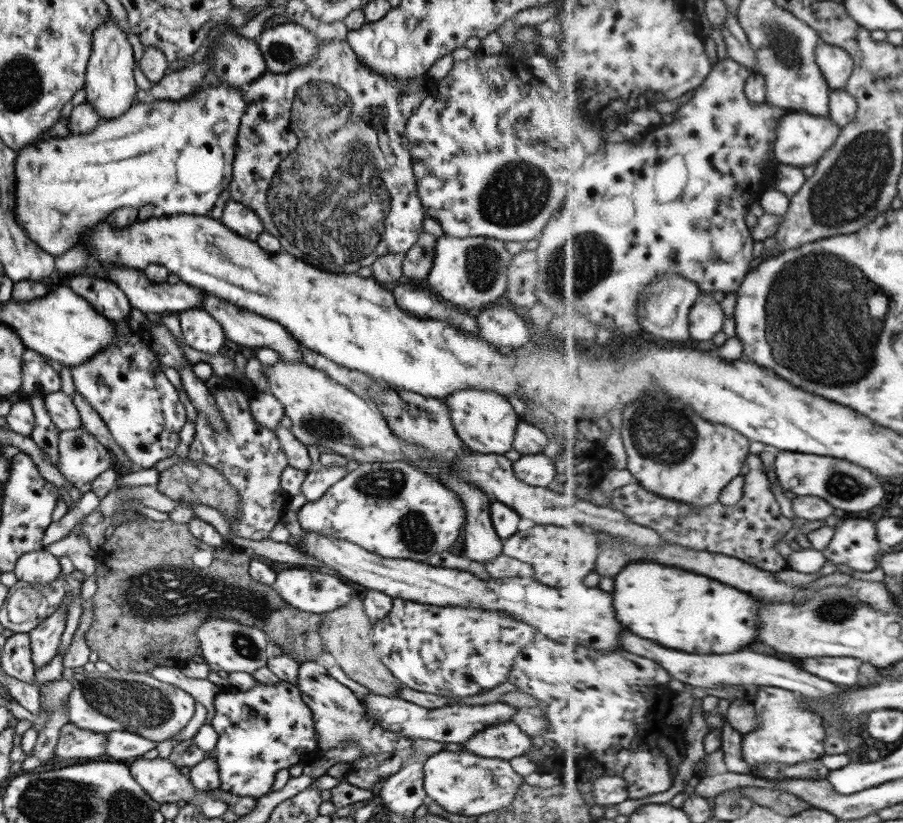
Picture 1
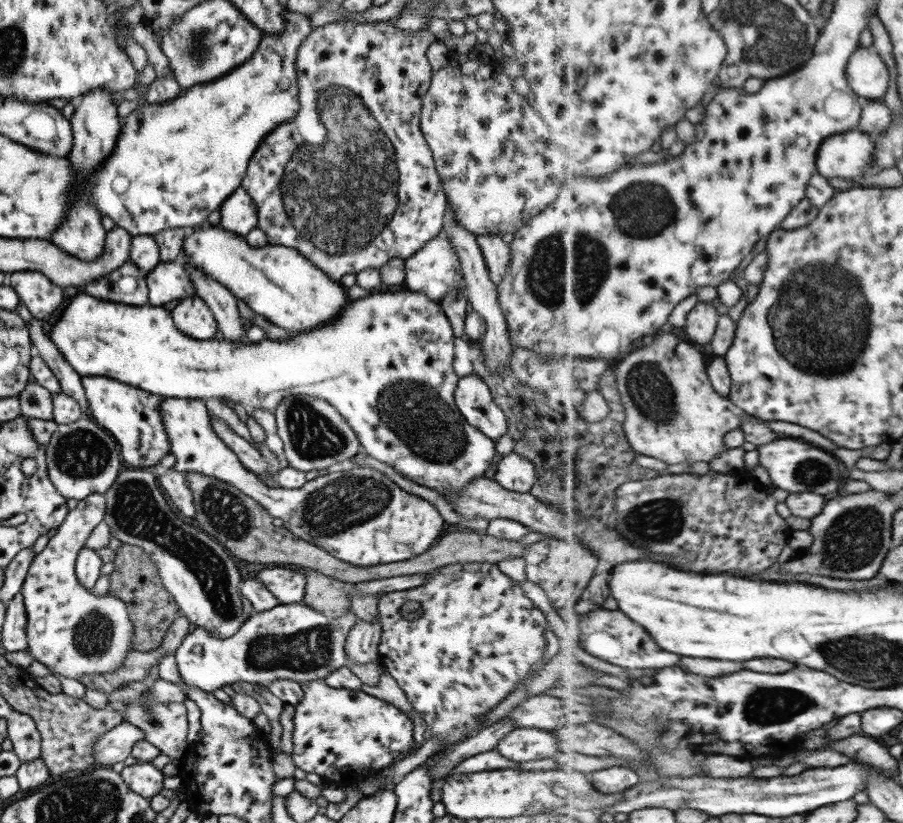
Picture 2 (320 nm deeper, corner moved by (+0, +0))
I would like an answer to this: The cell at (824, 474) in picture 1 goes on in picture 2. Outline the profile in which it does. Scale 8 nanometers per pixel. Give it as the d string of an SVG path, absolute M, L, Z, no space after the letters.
M783 438L768 442L758 447L758 460L770 474L774 487L786 490L789 493L816 492L829 494L837 492L843 484L841 476L841 462L831 454L813 448L813 444L799 438Z

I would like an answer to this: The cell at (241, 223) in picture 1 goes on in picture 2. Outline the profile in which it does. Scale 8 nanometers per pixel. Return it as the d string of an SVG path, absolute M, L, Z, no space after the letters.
M240 186L218 208L219 227L229 233L245 237L257 225L257 207Z

